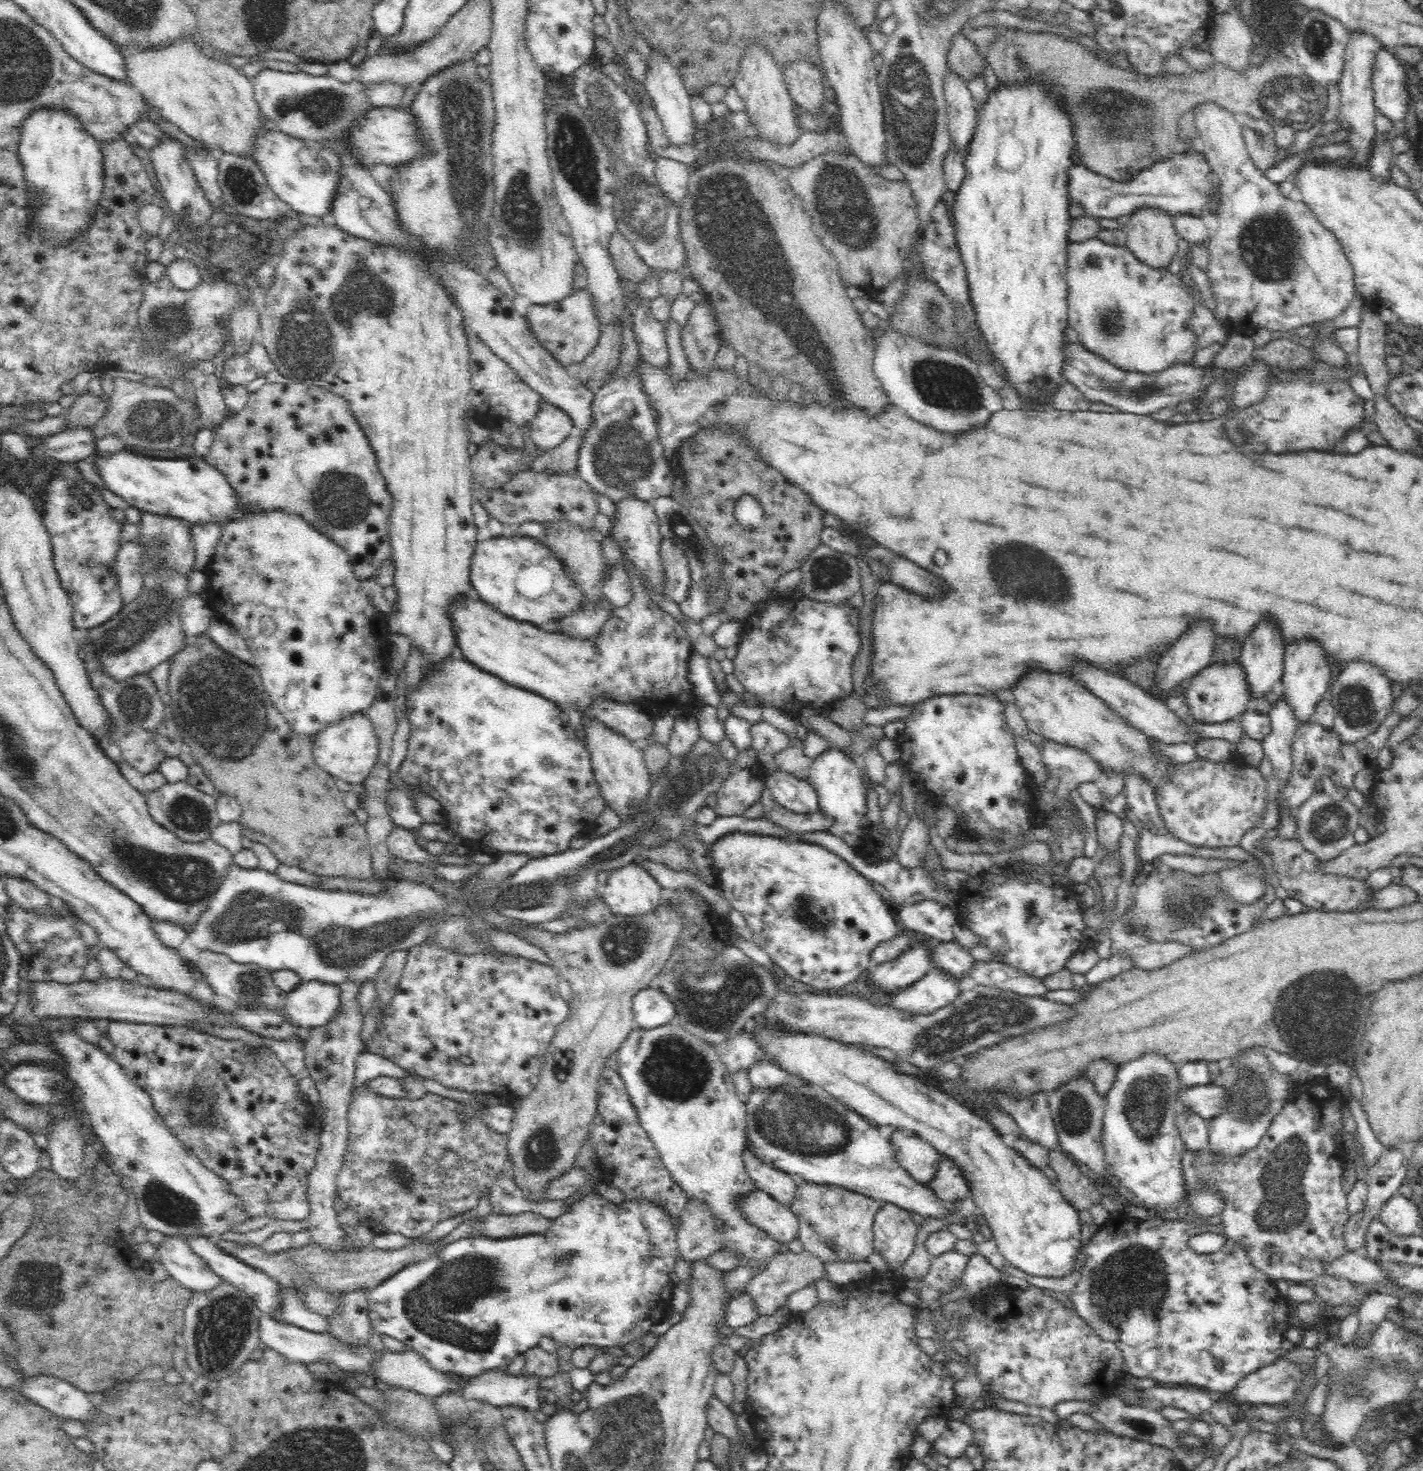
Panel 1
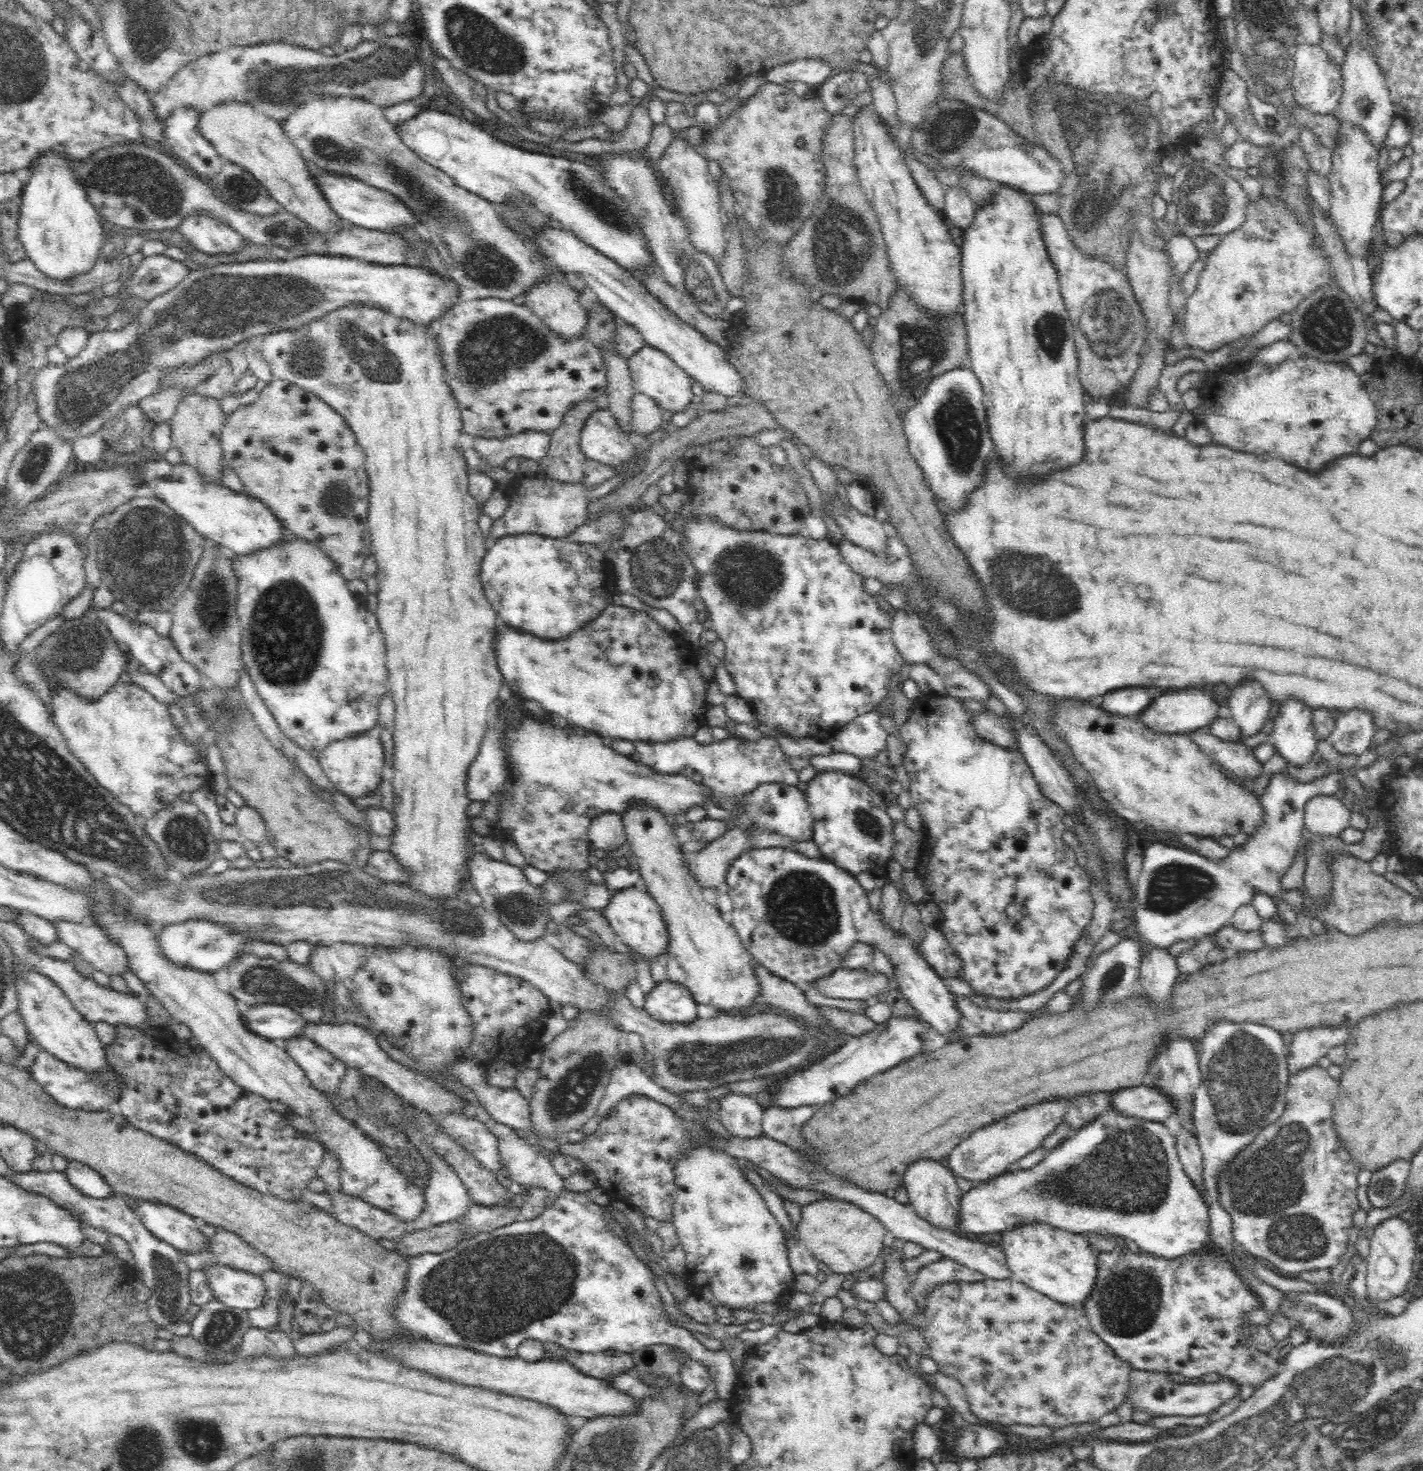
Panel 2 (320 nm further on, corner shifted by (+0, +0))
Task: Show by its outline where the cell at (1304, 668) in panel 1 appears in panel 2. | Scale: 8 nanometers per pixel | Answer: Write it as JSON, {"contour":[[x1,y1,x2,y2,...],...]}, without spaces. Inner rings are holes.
{"contour":[[1283,699,1280,710,1273,719,1272,738,1277,750,1296,765,1309,765,1317,756,1318,737,1314,727,1314,708,1302,699]]}

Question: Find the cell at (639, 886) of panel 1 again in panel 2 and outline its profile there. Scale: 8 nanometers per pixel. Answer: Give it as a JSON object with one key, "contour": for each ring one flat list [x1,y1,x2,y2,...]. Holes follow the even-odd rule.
{"contour":[[634,886,616,890,602,909,617,939,646,959,653,955,662,957,667,946,666,923,660,912,657,900,648,891,638,890]]}

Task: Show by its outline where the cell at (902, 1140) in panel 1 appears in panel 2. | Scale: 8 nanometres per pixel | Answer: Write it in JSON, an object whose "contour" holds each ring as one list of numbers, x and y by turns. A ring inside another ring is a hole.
{"contour":[[916,1159,903,1173,903,1186,907,1190,909,1204,920,1217,936,1224,936,1226,956,1229,954,1223,959,1212,958,1198,962,1193,955,1184,955,1177,943,1160]]}

